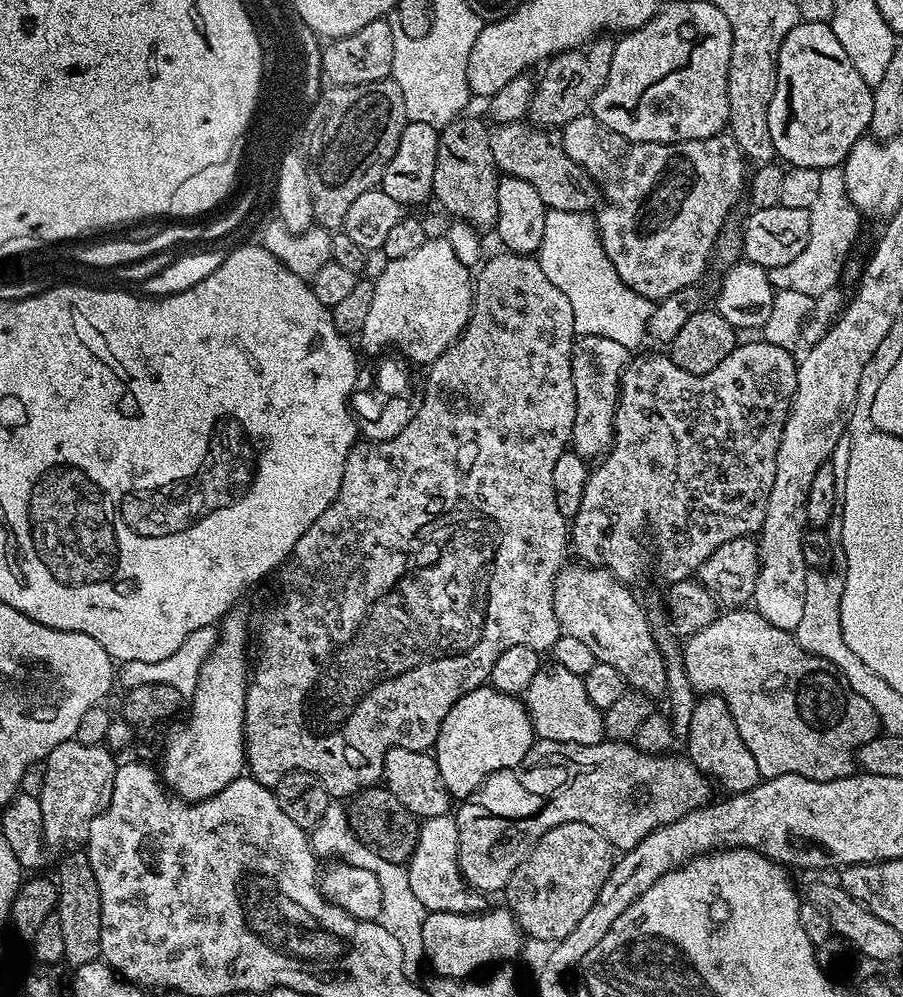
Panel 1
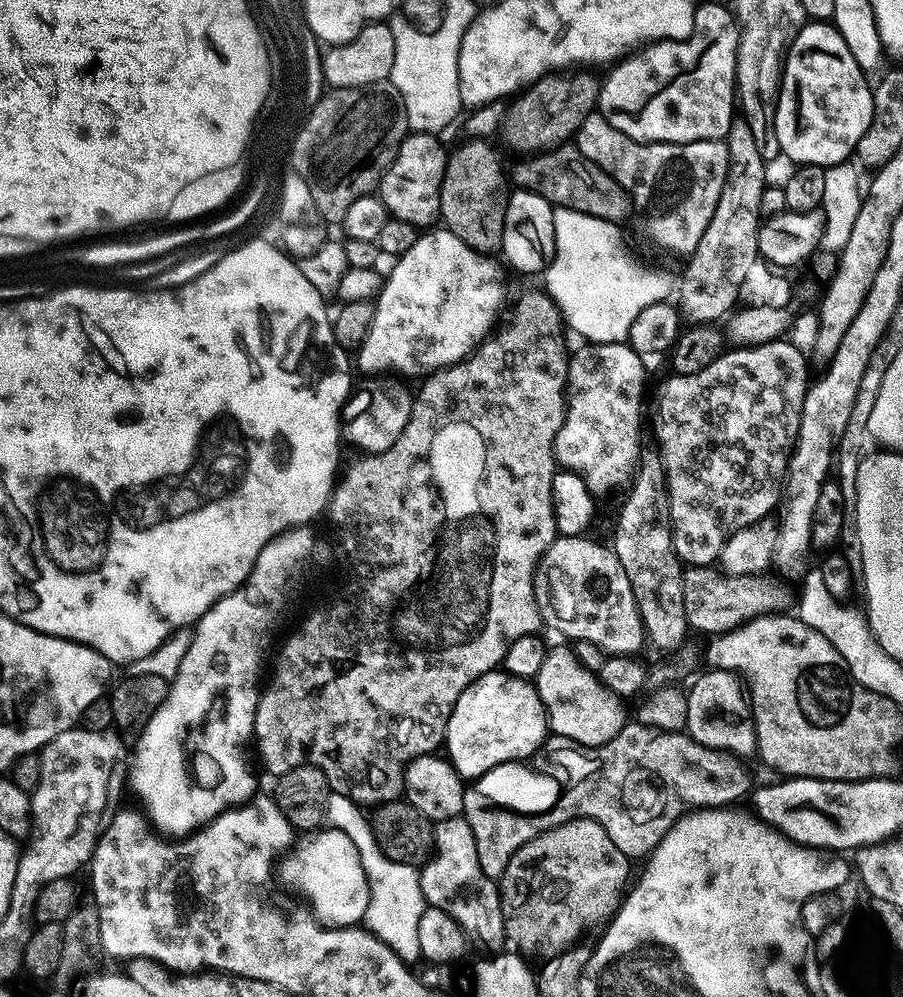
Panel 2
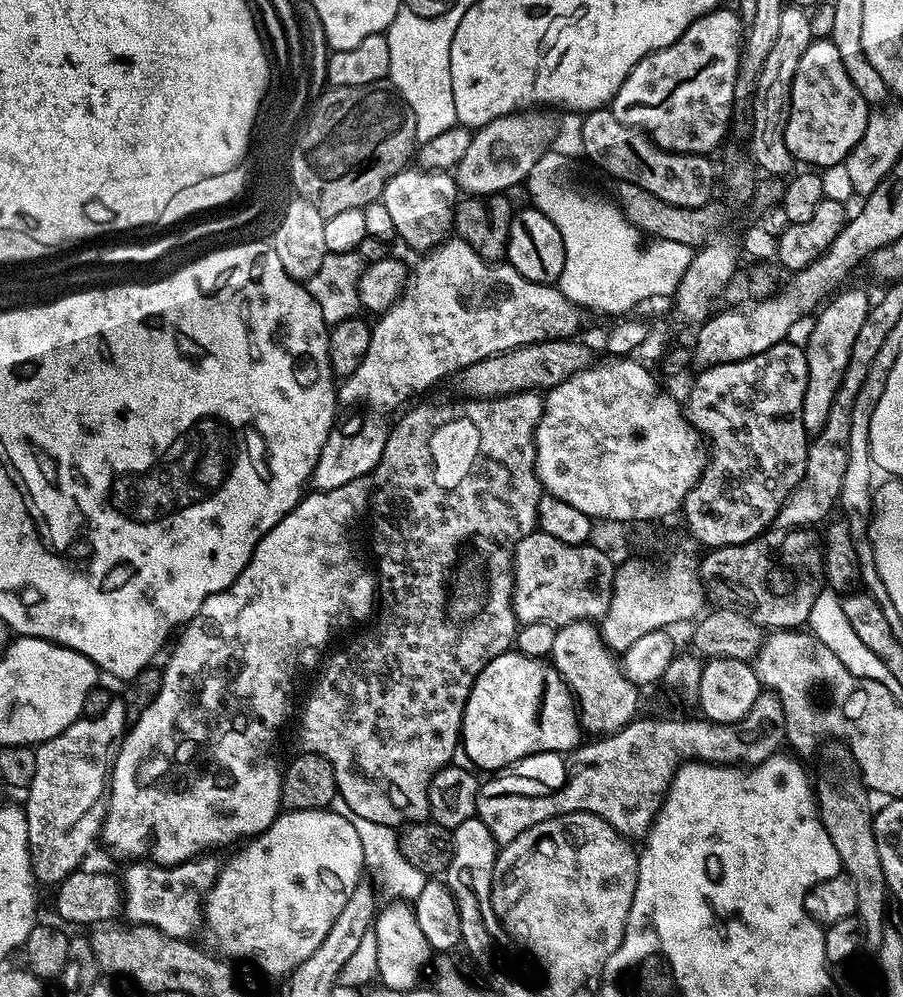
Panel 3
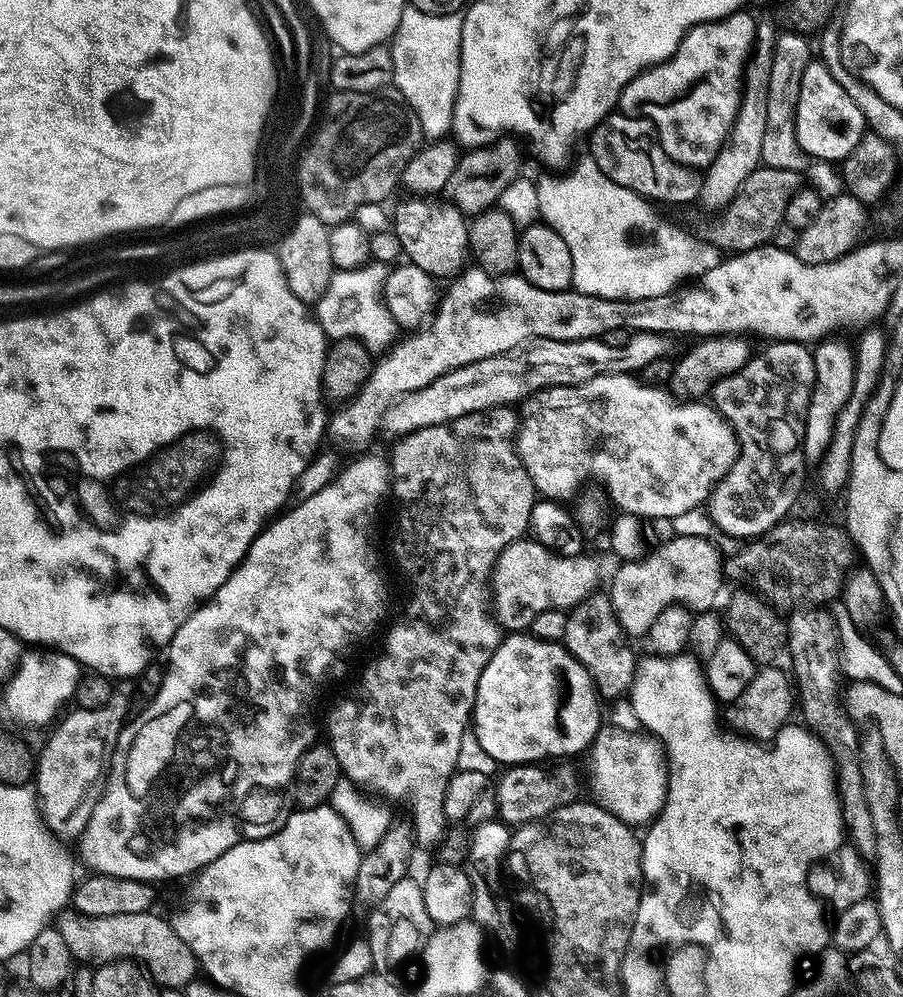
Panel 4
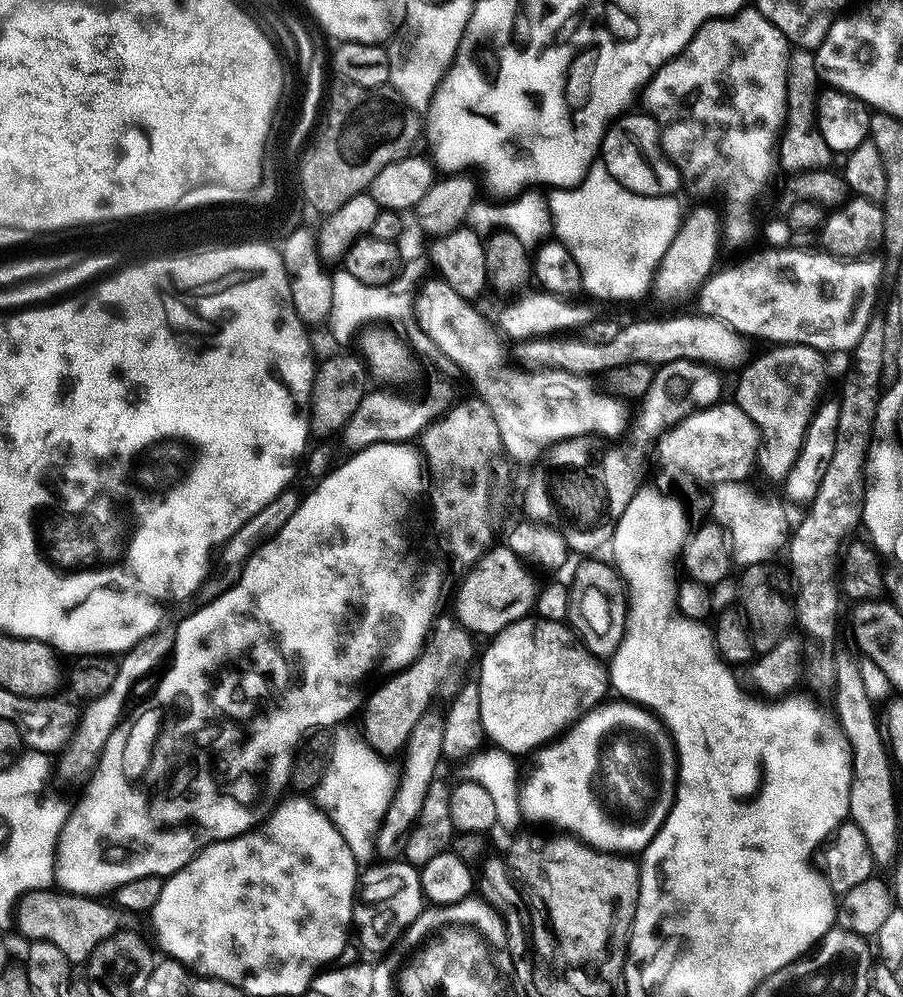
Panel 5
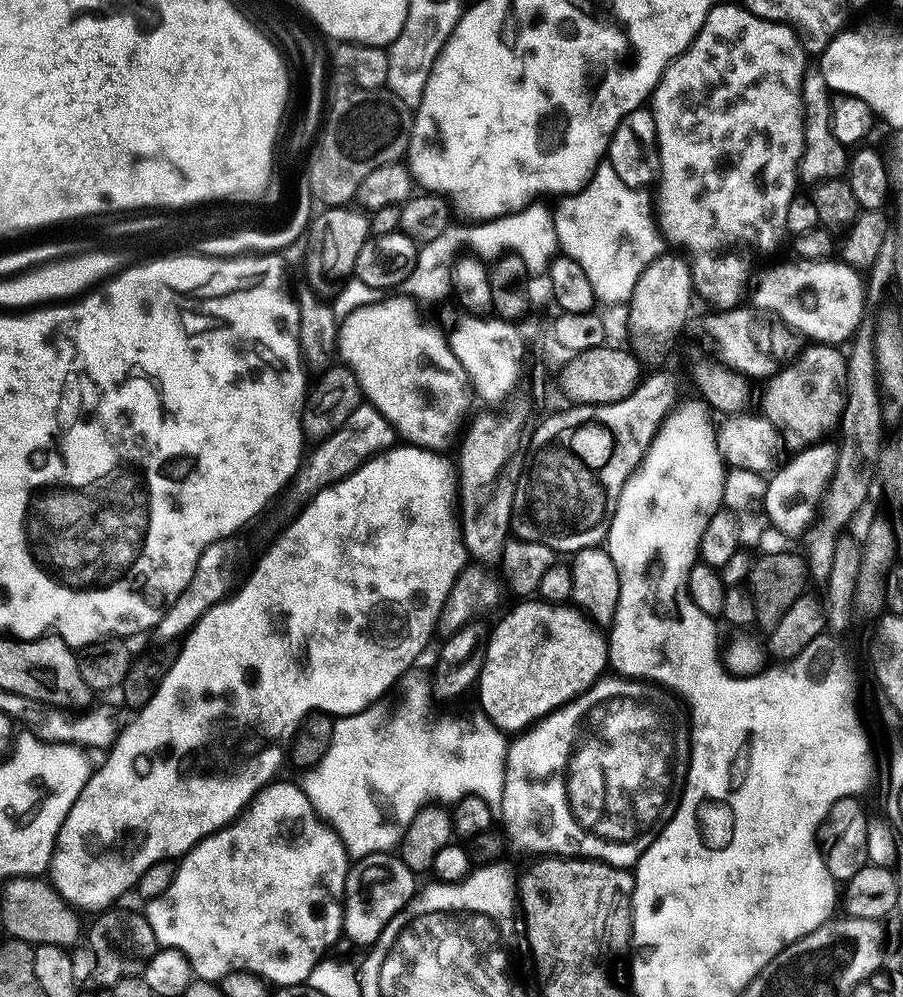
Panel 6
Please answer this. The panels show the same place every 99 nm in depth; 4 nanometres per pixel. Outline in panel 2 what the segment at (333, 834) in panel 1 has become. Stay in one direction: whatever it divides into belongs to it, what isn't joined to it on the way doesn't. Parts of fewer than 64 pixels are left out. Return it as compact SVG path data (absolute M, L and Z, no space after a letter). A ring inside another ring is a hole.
M334 791L328 793L328 815L327 823L336 828L358 850L358 858L362 858L362 866L366 870L368 879L368 905L364 920L366 924L408 924L408 940L418 940L418 921L416 917L422 918L426 903L420 885L420 872L415 864L396 864L378 846L378 842L372 833L369 817L364 816L365 809L349 796L343 796Z

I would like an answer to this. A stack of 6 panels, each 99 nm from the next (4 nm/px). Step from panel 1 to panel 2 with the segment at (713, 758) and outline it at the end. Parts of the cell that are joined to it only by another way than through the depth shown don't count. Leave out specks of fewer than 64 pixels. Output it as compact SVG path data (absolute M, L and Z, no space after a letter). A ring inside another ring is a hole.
M712 668L707 671L701 671L691 681L692 688L687 689L686 731L702 746L732 752L735 756L746 758L749 753L756 752L756 723L752 721L752 706L745 685L735 672L727 672L724 668Z

